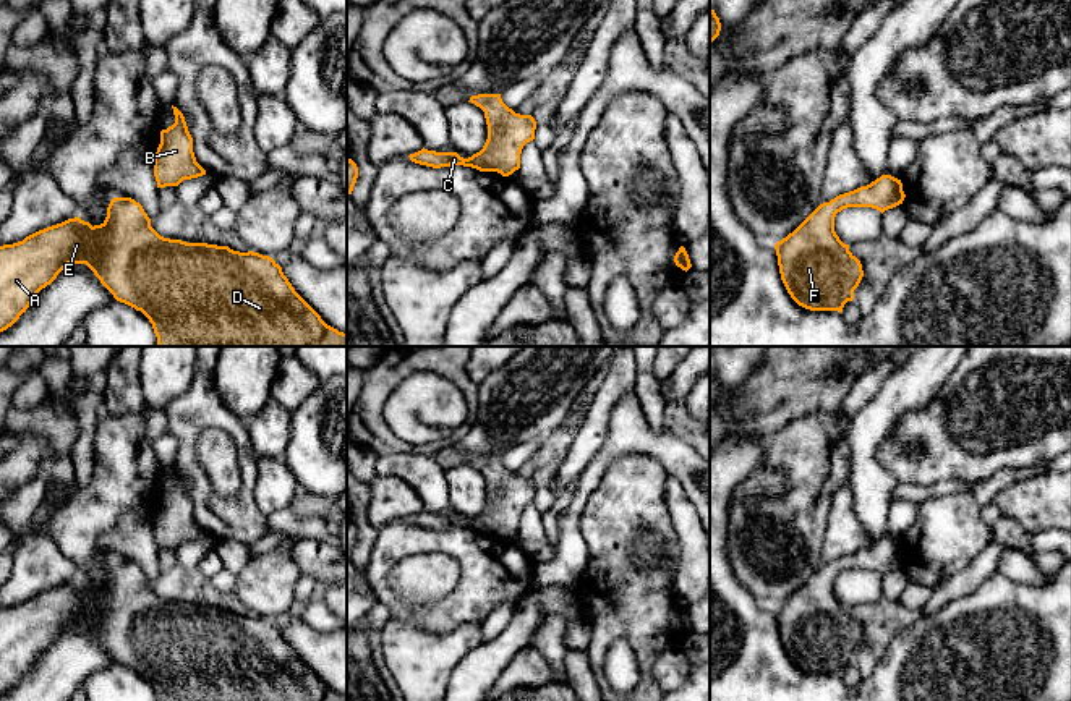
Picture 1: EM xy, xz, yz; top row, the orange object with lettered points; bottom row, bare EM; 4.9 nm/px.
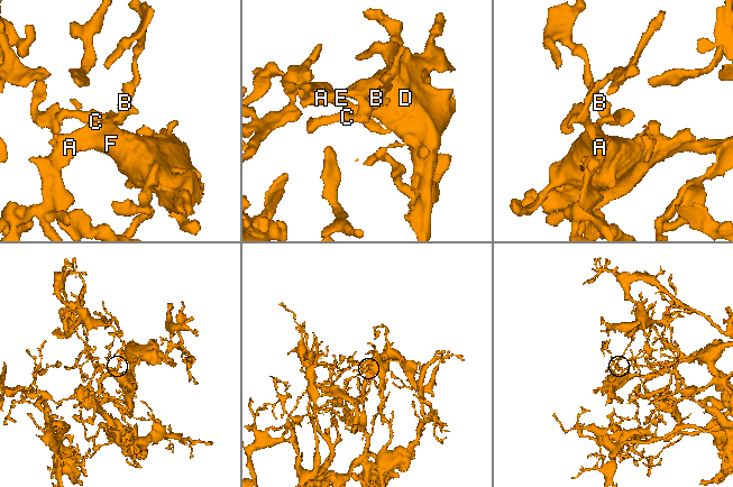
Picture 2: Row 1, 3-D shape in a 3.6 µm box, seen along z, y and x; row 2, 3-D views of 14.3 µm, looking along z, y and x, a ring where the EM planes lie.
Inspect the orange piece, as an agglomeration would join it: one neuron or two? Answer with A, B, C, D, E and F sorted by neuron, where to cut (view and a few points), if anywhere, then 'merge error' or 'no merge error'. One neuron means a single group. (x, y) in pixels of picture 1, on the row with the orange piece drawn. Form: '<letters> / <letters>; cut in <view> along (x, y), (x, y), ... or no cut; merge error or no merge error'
A B C D E F; no cut; no merge error

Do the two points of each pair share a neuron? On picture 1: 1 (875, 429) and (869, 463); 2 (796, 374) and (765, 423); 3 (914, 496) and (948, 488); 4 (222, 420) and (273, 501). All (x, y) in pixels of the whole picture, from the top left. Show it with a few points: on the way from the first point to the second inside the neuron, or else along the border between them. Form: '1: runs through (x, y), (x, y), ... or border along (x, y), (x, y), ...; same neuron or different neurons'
1: runs through (869, 437), (869, 455); same neuron
2: runs through (785, 386), (765, 405), (765, 412); same neuron
3: runs through (922, 492), (940, 488); same neuron
4: border along (256, 458), (255, 504), (264, 514); different neurons

